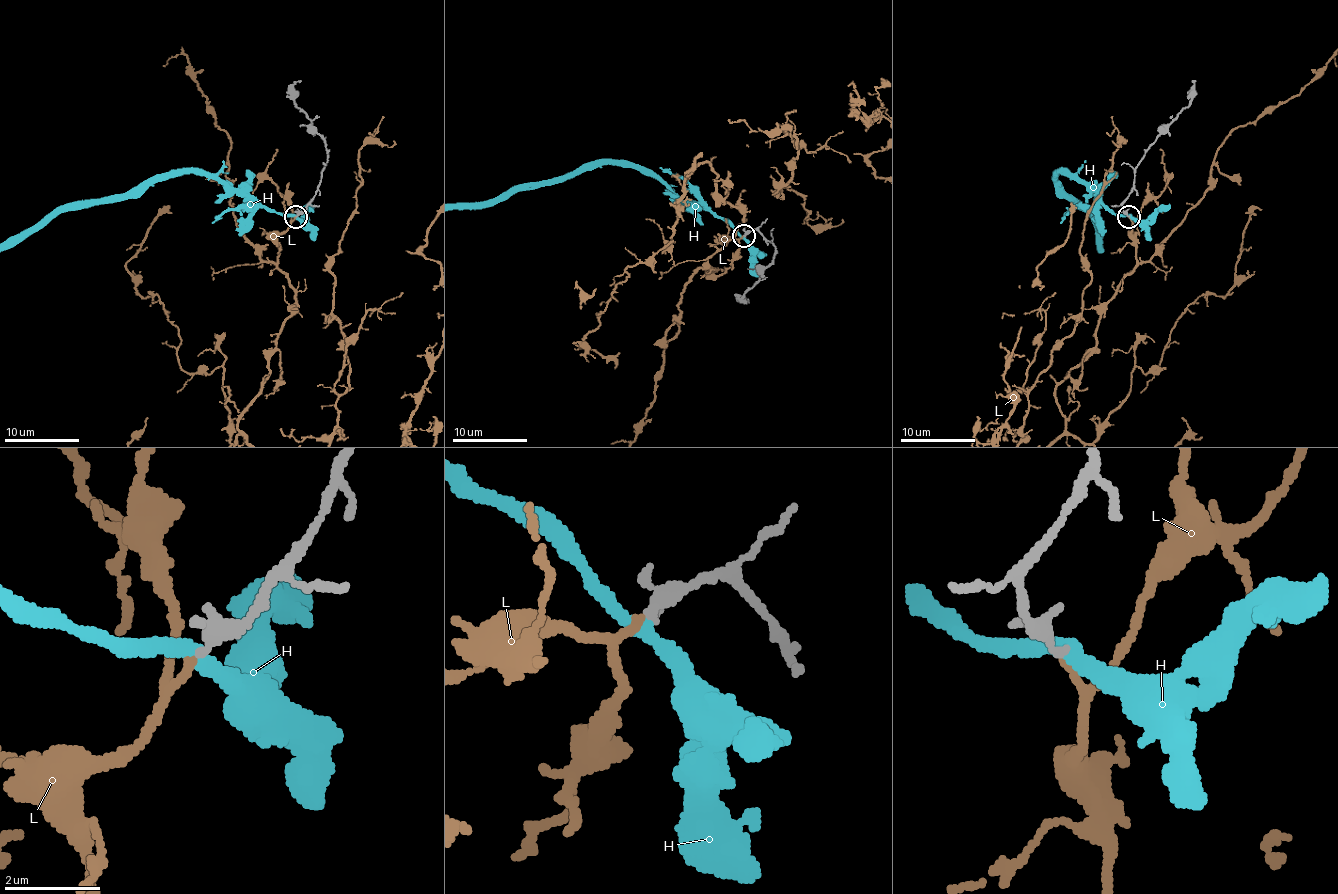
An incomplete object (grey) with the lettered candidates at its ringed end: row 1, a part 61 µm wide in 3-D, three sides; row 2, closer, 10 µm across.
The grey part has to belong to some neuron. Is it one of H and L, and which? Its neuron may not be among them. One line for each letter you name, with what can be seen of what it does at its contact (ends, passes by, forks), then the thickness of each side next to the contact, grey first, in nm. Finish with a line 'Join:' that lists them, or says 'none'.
L: It passes by. Thickness 240 nm (grey) against 110 nm
Join: L

